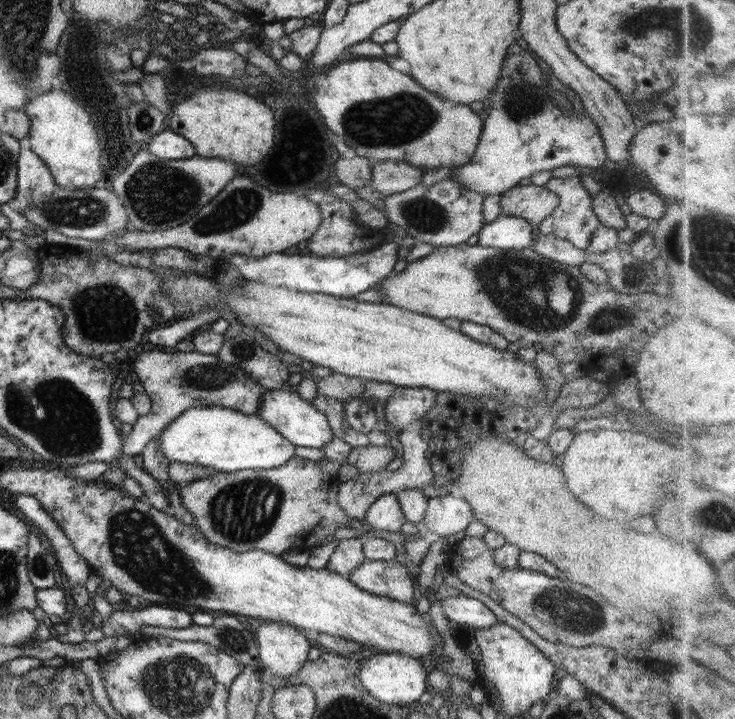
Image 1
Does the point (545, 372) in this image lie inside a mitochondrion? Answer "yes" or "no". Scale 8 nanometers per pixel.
no

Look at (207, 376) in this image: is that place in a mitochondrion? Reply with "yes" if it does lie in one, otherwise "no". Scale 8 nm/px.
yes

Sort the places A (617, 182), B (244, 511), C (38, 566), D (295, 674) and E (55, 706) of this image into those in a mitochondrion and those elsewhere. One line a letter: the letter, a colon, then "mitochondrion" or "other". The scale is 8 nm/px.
A: other
B: mitochondrion
C: mitochondrion
D: other
E: other

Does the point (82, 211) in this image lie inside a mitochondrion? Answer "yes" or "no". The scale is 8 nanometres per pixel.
yes

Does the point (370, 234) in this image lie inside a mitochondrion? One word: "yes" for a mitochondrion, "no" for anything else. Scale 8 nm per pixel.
no

